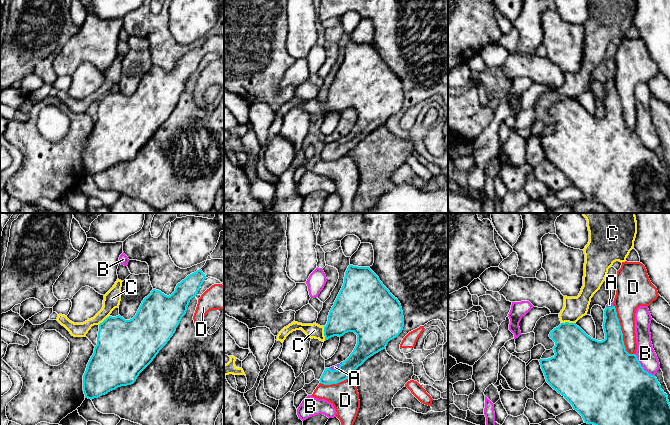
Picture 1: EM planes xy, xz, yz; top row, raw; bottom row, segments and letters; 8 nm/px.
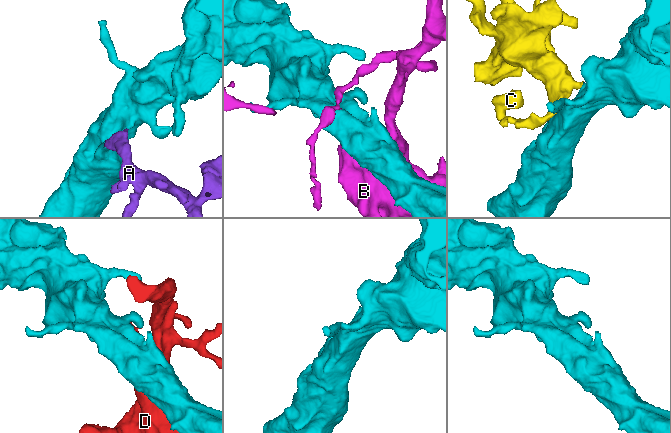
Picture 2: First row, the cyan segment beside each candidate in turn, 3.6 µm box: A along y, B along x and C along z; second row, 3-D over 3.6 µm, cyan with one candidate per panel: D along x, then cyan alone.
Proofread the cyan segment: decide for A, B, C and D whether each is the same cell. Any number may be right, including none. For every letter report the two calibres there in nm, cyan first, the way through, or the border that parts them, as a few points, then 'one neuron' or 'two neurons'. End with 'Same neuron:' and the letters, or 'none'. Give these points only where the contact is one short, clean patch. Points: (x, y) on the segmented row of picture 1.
A: 140/40 nm | one neuron
B: 500/150 nm | two neurons
C: 280/120 nm | along xz (323, 326), (325, 340) | two neurons
D: 320/200 nm | two neurons
Same neuron: A

